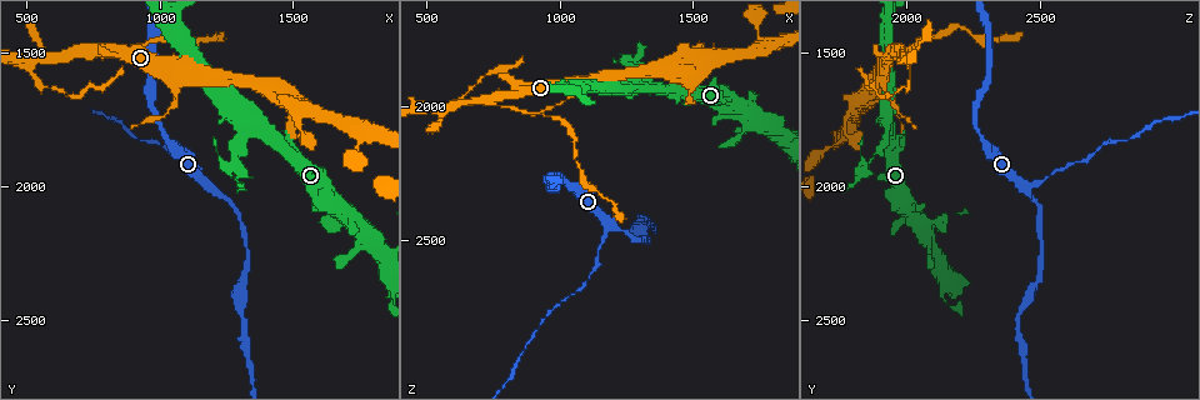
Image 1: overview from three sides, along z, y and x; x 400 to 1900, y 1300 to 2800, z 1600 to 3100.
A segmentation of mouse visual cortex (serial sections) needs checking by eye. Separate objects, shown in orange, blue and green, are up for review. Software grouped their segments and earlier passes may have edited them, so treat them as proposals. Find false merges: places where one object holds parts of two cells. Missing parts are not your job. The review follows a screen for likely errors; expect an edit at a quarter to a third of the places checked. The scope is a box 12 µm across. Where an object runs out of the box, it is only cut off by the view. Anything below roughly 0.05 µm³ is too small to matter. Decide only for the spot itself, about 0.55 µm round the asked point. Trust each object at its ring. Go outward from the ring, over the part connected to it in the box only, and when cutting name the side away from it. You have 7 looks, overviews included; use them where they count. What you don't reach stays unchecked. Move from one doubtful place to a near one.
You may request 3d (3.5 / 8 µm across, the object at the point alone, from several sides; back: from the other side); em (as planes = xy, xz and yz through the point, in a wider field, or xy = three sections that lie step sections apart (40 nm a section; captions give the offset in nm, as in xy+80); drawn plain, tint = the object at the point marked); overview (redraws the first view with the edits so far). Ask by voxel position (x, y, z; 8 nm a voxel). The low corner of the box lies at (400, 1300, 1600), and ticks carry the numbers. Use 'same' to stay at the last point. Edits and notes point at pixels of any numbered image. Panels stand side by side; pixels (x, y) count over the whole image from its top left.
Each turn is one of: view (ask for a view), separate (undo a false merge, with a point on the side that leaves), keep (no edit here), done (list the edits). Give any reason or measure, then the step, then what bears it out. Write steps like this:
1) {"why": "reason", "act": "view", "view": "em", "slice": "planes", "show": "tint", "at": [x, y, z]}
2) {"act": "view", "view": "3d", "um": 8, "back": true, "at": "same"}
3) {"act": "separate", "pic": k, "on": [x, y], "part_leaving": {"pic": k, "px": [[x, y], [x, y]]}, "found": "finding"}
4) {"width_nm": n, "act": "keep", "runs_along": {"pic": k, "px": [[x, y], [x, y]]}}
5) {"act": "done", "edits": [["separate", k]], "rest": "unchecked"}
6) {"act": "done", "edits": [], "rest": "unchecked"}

{"why": "sharp bend", "act": "view", "view": "3d", "um": 8, "at": [760, 1490, 1970]}

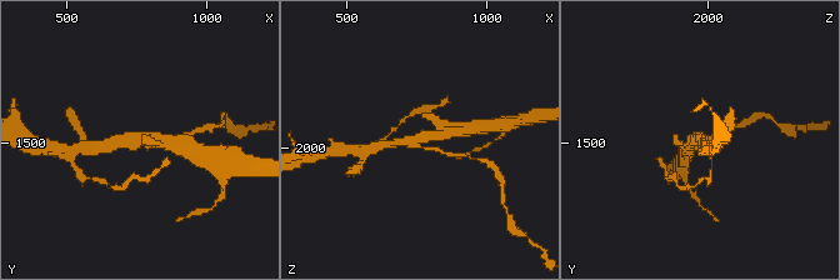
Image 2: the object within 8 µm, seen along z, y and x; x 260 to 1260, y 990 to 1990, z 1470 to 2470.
{"arms": 3, "arm_widths_nm": [150, 250, 350], "act": "view", "view": "em", "slice": "xy", "step": 2, "show": "tint", "at": [760, 1490, 1980]}

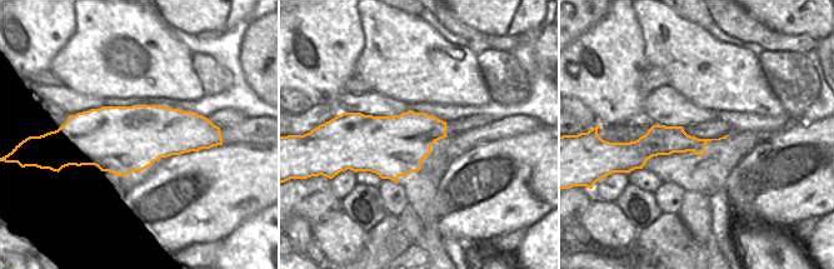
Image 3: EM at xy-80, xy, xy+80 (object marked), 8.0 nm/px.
{"act": "separate", "pic": 2, "on": [449, 154], "found": "two cells meet here"}

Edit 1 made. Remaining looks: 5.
{"why": "see it whole again", "act": "view", "view": "overview"}

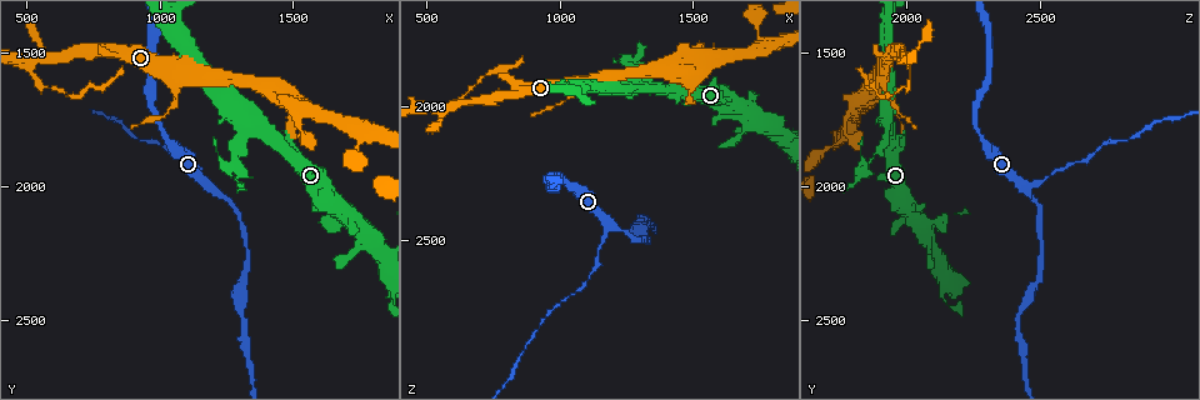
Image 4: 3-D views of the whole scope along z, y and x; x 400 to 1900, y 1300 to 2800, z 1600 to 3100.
{"why": "thin neck", "act": "view", "view": "3d", "um": 3.5, "at": [570, 1620, 1990]}

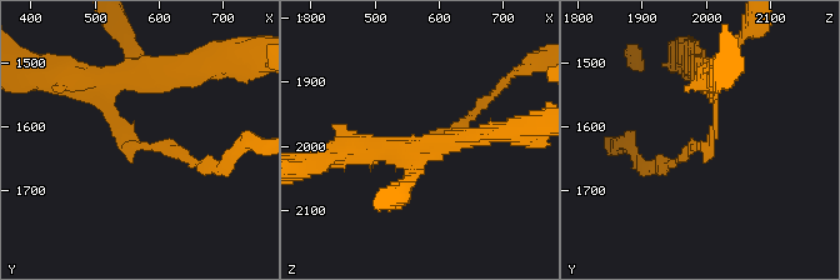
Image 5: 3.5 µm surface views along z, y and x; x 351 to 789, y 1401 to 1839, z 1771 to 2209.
{"arm_widths_nm": [150, 150], "act": "view", "view": "em", "slice": "planes", "show": "tint", "at": [585, 1635, 1985]}

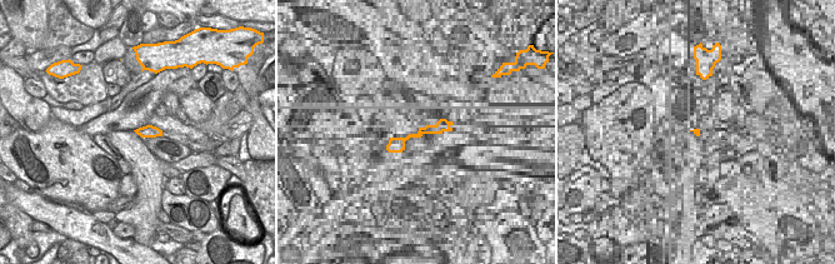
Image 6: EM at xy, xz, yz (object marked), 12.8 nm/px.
{"act": "separate", "pic": 5, "on": [471, 116], "part_leaving": {"pic": 5, "px": [[439, 131], [459, 125], [528, 64]]}, "found": "a second cell is stuck on"}

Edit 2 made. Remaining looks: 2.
{"act": "done", "edits": [["separate", 2], ["separate", 5]], "rest": "unchecked"}

